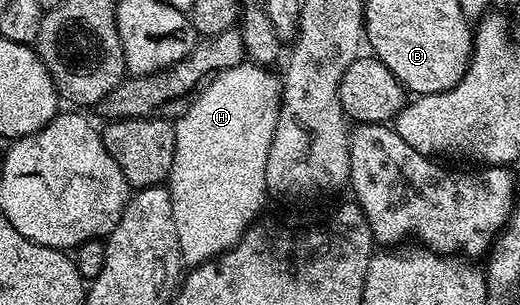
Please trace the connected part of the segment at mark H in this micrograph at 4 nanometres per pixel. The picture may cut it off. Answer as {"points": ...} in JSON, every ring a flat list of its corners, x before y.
{"points":[[244,62,237,67,230,67,216,73,208,84,194,97,190,107,183,115,174,121,175,125,175,153,173,166,169,177,169,191,173,202,173,222,177,222,177,242,182,261,189,266,203,264,209,259,214,259,223,252,227,252,247,232,247,229,258,219,265,198,267,199,267,183,265,182,265,167,268,162,269,148,272,146,273,133,277,126,277,114,280,110,282,85,278,75,270,73,271,70,262,65]]}

